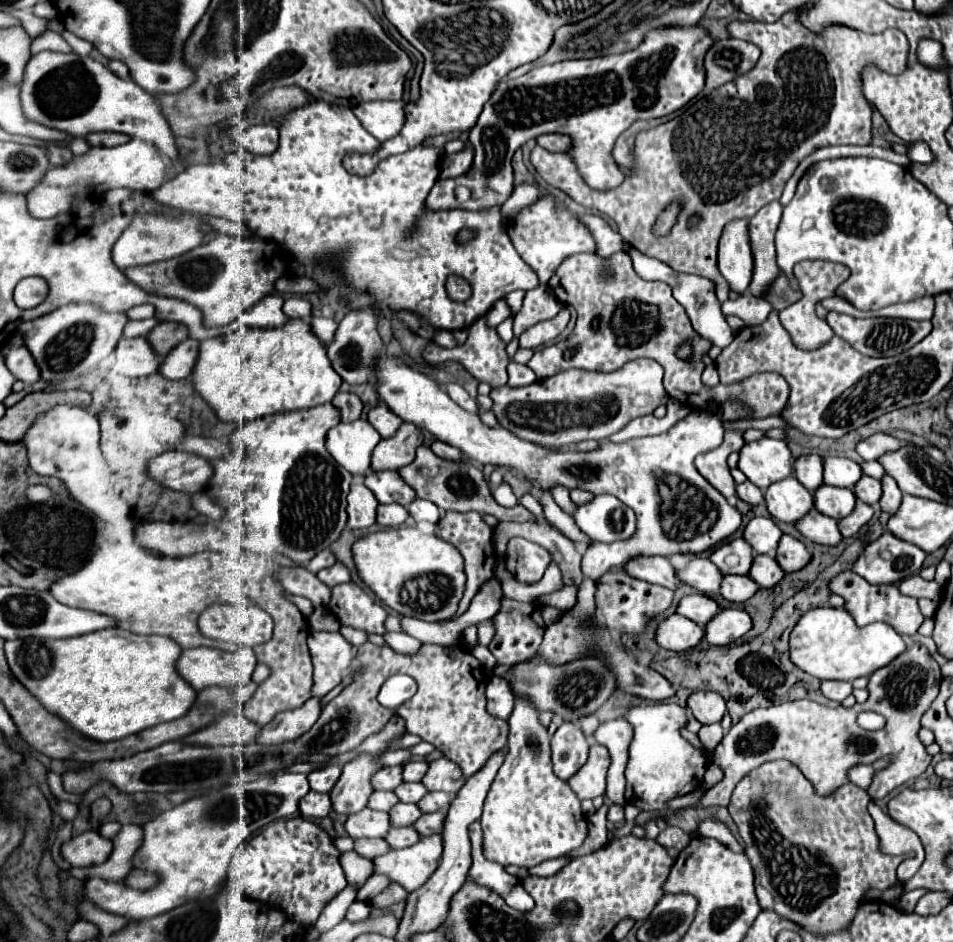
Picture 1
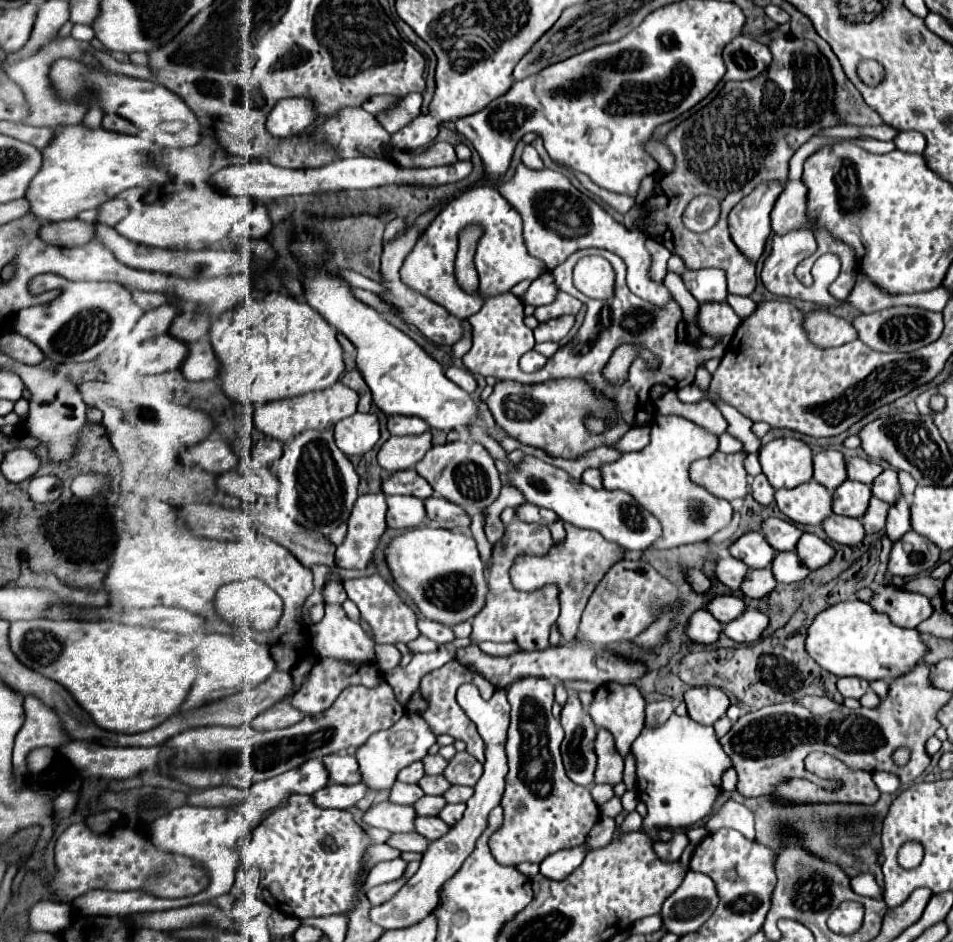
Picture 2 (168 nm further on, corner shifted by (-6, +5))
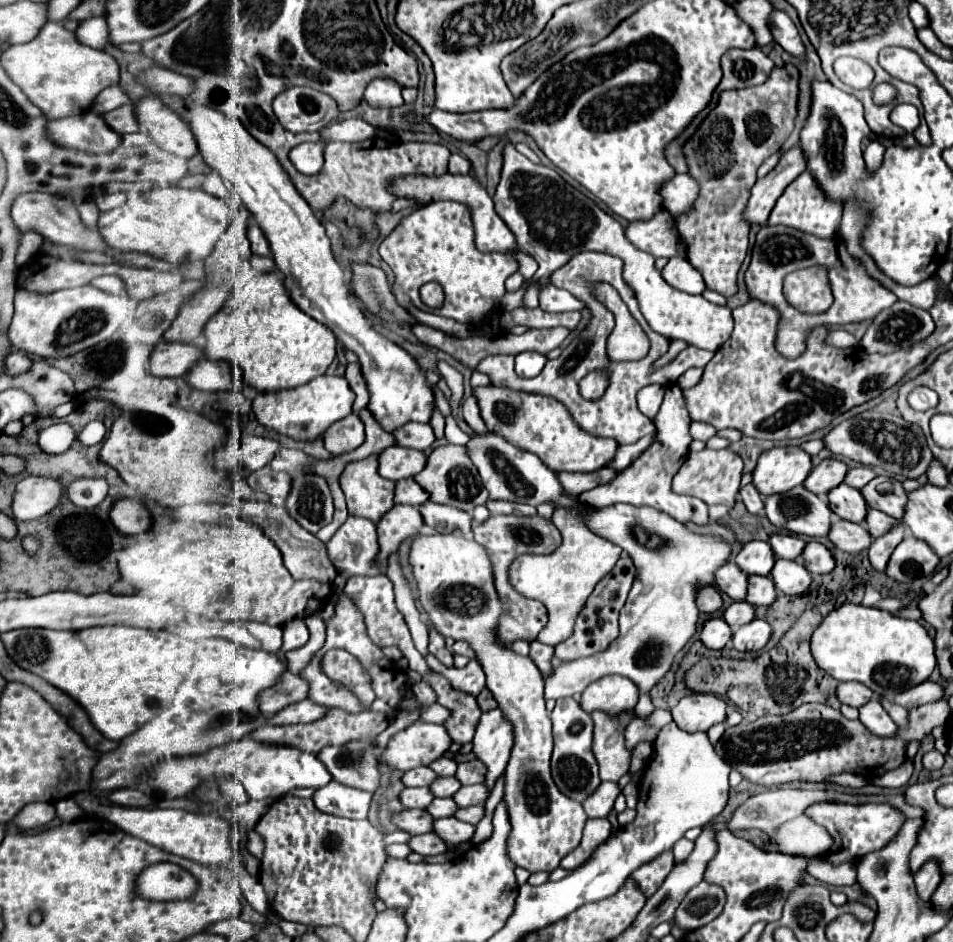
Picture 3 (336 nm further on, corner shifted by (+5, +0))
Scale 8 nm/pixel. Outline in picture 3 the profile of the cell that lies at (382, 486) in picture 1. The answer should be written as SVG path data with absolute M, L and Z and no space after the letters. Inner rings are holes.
M401 479L395 483L395 503L419 506L429 501L429 493L415 483L415 479Z

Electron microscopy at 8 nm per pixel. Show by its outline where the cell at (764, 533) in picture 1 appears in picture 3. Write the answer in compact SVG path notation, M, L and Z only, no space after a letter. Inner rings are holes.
M771 535L767 541L775 553L775 557L783 557L783 559L797 559L805 547L805 541L801 541L799 537L793 535Z

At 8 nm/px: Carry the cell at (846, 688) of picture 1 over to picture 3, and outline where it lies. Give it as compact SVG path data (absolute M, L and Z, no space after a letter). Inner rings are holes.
M849 681L849 683L839 683L837 685L837 699L845 705L851 707L861 707L873 697L873 691L869 691L865 685Z

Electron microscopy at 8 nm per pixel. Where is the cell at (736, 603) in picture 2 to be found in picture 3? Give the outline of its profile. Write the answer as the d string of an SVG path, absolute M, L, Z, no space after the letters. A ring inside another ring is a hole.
M745 601L741 603L731 603L725 611L723 611L723 619L725 623L729 623L733 629L739 629L741 625L749 623L755 619L755 609L751 605L747 605Z

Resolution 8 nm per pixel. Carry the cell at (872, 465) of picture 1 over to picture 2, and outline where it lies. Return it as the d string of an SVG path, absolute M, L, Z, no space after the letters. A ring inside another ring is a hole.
M898 472L898 480L900 480L900 486L902 486L902 494L912 500L912 494L914 494L914 488L918 486L918 482L906 472Z

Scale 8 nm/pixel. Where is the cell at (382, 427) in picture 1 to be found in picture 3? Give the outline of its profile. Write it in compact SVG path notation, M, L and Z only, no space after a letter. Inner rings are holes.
M409 423L409 425L403 425L401 429L393 431L393 437L395 437L397 445L413 447L413 449L419 449L419 451L427 449L435 441L433 429L427 423Z

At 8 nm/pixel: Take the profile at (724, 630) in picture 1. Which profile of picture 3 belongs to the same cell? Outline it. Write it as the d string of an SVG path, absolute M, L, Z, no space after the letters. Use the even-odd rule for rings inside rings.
M755 619L753 623L737 629L733 633L731 643L737 651L757 651L757 649L765 647L769 637L771 637L771 627L767 625L767 621Z

